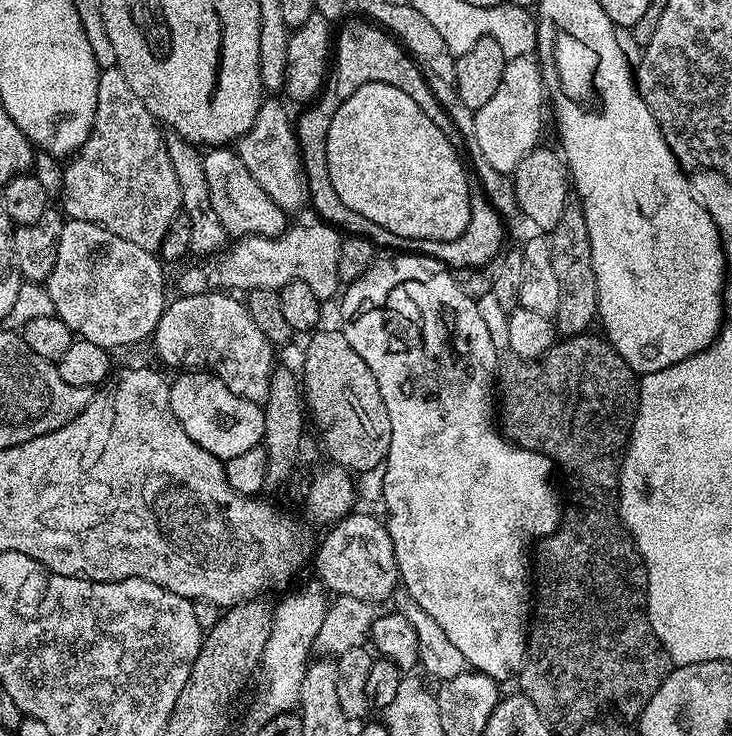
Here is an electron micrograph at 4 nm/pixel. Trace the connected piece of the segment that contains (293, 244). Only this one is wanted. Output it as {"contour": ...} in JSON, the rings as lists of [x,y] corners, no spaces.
{"contour":[[[328,222],[316,224],[296,224],[285,227],[278,236],[253,236],[251,234],[233,239],[215,258],[204,258],[201,264],[192,264],[176,280],[176,292],[181,296],[193,296],[209,290],[236,290],[232,288],[275,288],[280,289],[292,280],[301,280],[310,286],[310,290],[321,300],[328,302],[332,295],[337,295],[341,287],[338,278],[338,250],[340,249],[341,233],[335,232]]]}

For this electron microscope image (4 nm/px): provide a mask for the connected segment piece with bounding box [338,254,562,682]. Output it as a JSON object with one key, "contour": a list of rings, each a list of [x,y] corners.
{"contour":[[[392,254],[389,260],[377,259],[362,275],[343,289],[340,300],[339,331],[344,333],[346,342],[354,346],[358,358],[370,366],[374,378],[378,382],[378,390],[382,394],[382,402],[386,402],[386,414],[390,414],[390,446],[388,456],[384,459],[384,508],[388,511],[386,527],[390,534],[390,542],[394,542],[394,558],[398,562],[400,584],[405,588],[407,599],[414,601],[442,630],[446,638],[458,646],[462,658],[466,658],[469,669],[481,672],[491,680],[503,682],[507,676],[515,677],[524,665],[524,655],[528,645],[528,625],[530,623],[530,546],[556,531],[562,519],[562,496],[556,493],[552,485],[554,465],[549,456],[540,452],[531,452],[528,448],[519,448],[507,439],[494,423],[494,412],[488,409],[488,387],[493,387],[498,363],[498,349],[490,342],[490,333],[486,330],[486,322],[482,322],[480,305],[471,300],[460,289],[453,273],[436,260],[425,256],[411,254]]]}

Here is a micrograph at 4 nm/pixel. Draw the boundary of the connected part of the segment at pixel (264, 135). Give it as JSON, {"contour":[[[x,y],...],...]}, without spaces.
{"contour":[[[268,98],[261,103],[258,118],[254,118],[254,126],[250,126],[248,133],[235,141],[234,151],[242,158],[242,166],[250,170],[254,182],[258,182],[258,186],[270,194],[270,198],[285,214],[292,214],[303,204],[309,203],[294,124],[291,119],[288,121],[287,110],[276,98]]]}

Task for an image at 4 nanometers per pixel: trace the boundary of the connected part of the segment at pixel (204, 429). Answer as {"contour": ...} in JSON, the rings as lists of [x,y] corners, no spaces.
{"contour":[[[184,370],[179,375],[176,381],[171,381],[168,401],[182,430],[186,430],[188,437],[198,442],[202,450],[227,462],[238,458],[238,454],[246,454],[246,450],[261,447],[264,439],[264,409],[261,405],[234,394],[226,382],[211,372]]]}

